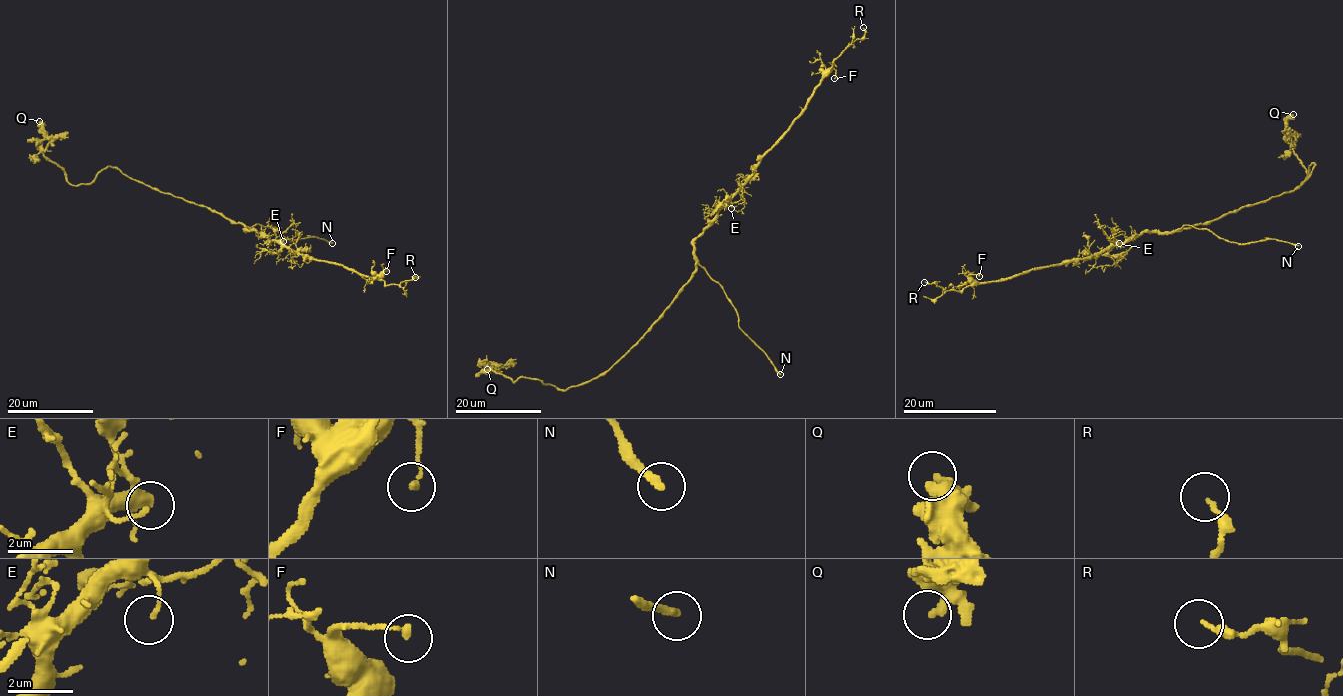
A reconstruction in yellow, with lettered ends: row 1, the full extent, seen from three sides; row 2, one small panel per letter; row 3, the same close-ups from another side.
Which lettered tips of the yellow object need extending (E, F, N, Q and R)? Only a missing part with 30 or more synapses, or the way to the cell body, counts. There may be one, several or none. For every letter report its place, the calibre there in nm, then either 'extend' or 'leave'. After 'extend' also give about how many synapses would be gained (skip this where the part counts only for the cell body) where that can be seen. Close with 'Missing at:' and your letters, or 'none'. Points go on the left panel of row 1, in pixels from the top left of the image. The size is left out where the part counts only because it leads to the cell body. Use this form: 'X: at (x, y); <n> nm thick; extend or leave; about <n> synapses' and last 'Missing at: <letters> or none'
E: at (283, 241); 120 nm thick; leave
F: at (386, 271); 170 nm thick; leave
N: at (332, 243); 240 nm thick; extend
Q: at (39, 121); 280 nm thick; leave
R: at (415, 277); 190 nm thick; leave
Missing at: N

